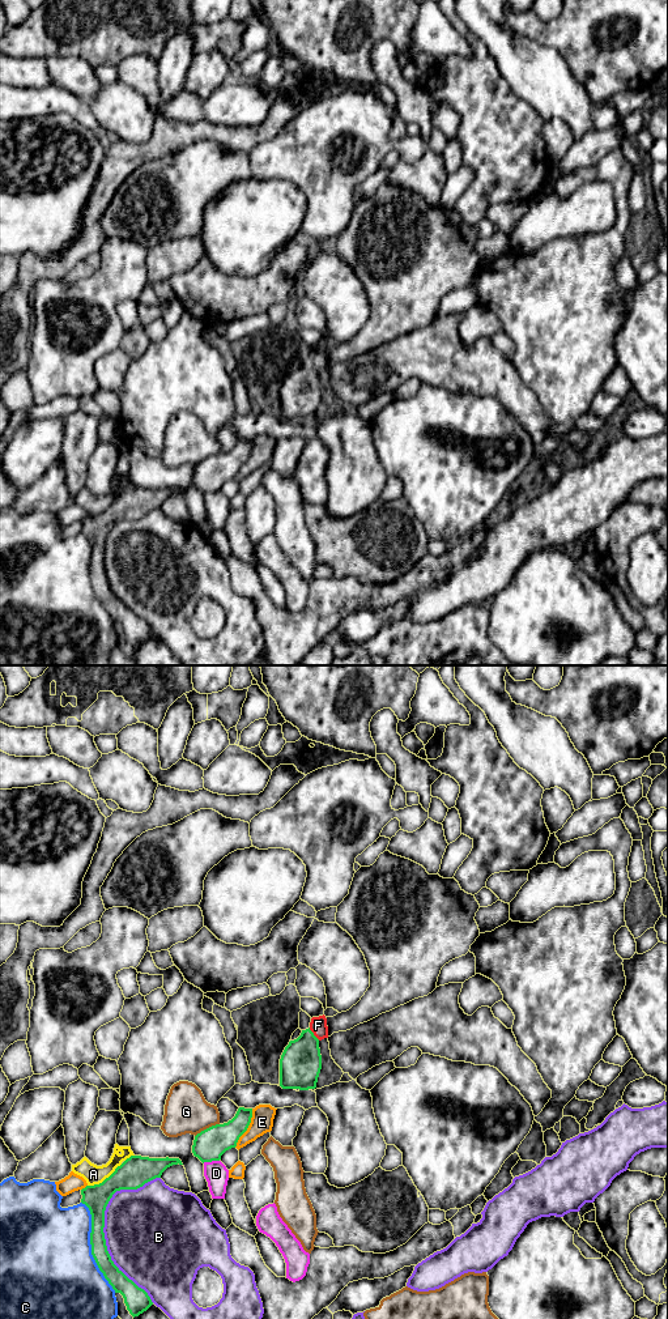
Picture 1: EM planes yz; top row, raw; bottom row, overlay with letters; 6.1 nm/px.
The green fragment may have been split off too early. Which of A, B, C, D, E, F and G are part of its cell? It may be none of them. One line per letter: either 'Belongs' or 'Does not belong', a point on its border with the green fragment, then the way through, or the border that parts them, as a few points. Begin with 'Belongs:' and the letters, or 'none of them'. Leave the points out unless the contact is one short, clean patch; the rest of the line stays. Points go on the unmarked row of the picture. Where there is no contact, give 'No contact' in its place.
Belongs: F
A: Does not belong. Touches green at yz (106, 509)
B: Does not belong. Touches green at yz (103, 557)
C: Does not belong. Touches green at yz (92, 578)
D: Does not belong. Touches green at yz (211, 492)
E: Does not belong. Touches green at yz (247, 458)
F: Belongs. Touches green at yz (313, 365). Path across: yz (301, 392), (313, 365), (318, 356)
G: Does not belong. Touches green at yz (207, 459)

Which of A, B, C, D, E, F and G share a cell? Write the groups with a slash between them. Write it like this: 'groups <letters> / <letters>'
groups A / B / C / D / E / F / G

